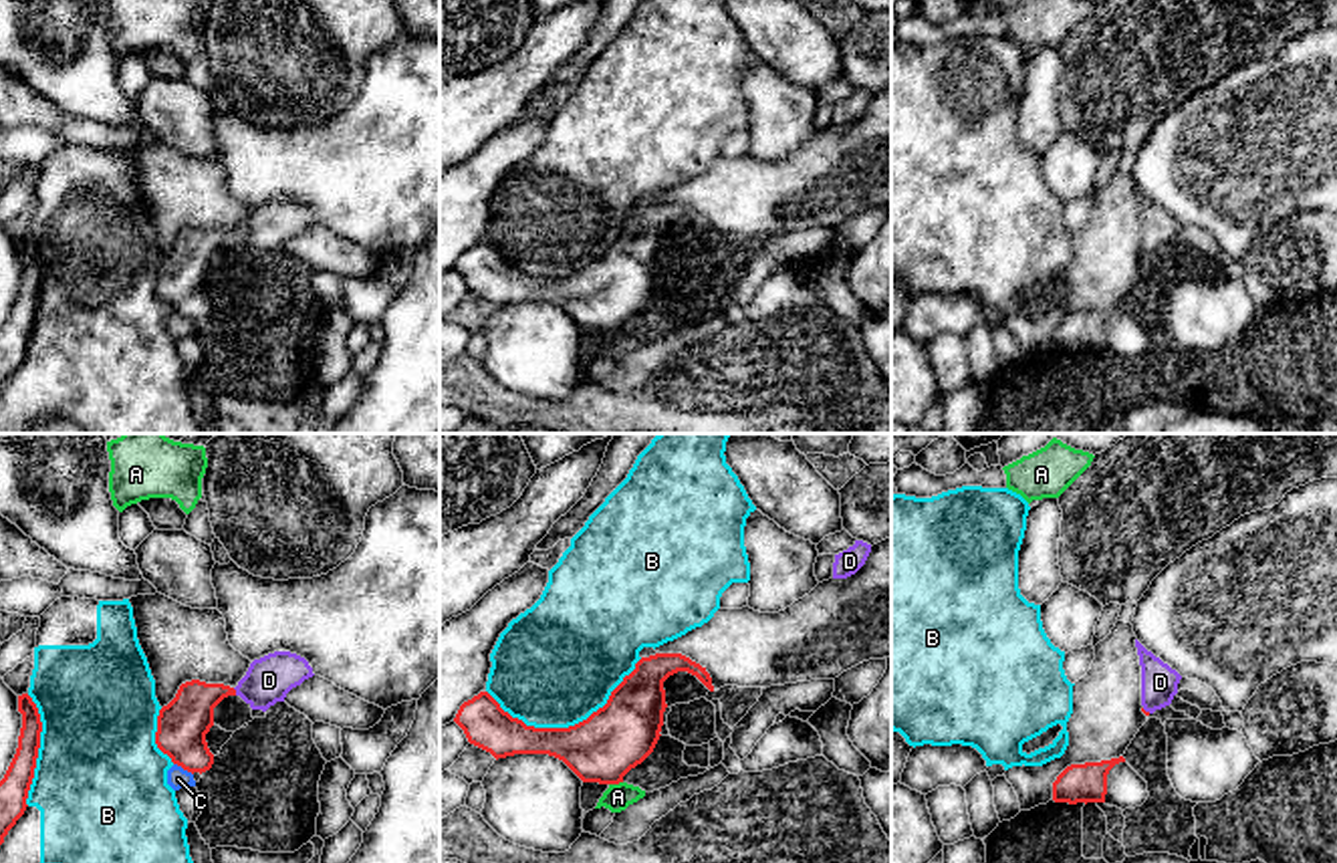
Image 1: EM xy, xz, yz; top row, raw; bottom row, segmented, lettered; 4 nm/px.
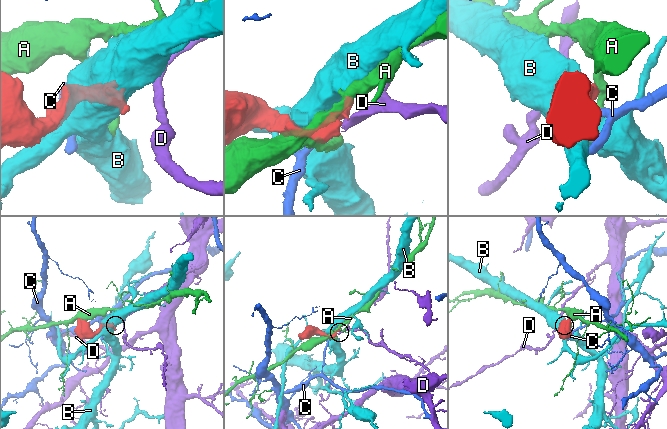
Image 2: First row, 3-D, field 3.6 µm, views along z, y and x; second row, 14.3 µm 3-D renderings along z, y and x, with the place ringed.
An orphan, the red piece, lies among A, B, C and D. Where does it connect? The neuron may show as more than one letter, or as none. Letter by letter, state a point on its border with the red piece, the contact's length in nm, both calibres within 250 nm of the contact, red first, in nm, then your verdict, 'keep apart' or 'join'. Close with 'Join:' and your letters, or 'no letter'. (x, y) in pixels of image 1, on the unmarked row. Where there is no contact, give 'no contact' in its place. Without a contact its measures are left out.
A: meets red in xz at (616, 331); contact 60 nm long; 280 nm thick on the red side, 110 nm on the other; keep apart
B: meets red in xz at (569, 275); contact 650 nm long; 280 nm thick on the red side, 480 nm on the other; keep apart
C: meets red in xy at (184, 317); contact 90 nm long; 200 nm thick on the red side, 80 nm on the other; keep apart
D: meets red in xy at (234, 240); contact 40 nm long; 200 nm thick on the red side, 180 nm on the other; join
Join: D

